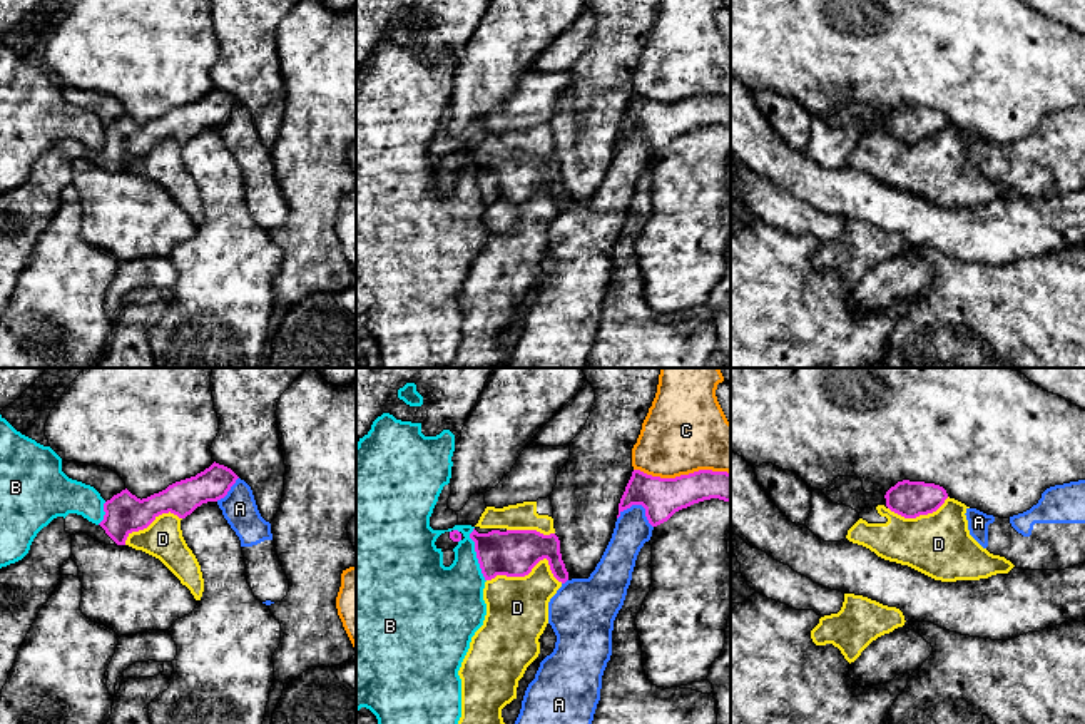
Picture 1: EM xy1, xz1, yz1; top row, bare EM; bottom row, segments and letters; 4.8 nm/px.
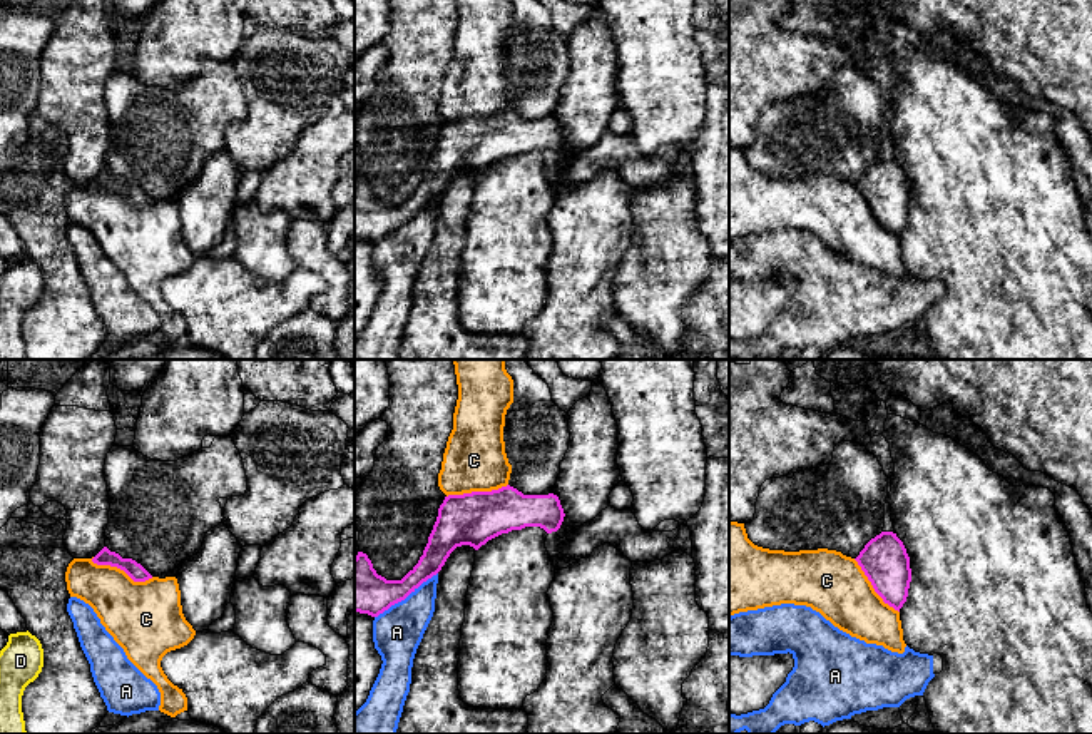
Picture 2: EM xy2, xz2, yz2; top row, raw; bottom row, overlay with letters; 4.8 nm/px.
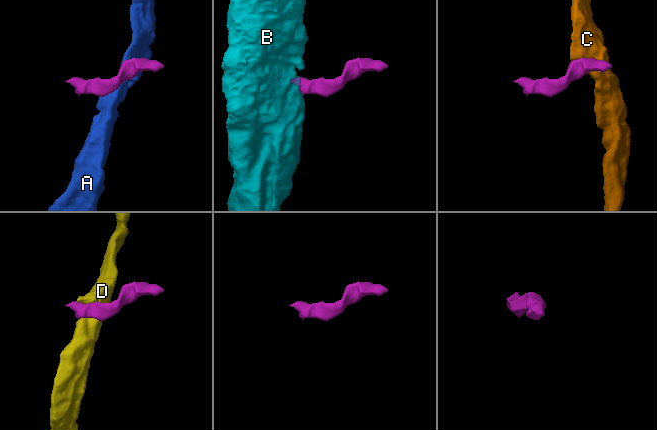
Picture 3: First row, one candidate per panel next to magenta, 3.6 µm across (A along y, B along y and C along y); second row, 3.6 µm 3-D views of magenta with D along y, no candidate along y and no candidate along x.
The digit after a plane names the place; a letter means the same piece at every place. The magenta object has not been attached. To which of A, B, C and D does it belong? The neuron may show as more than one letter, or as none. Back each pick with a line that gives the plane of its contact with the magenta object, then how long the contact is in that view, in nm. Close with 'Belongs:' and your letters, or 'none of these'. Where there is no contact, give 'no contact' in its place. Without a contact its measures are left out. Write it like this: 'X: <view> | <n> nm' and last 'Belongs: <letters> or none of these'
Belongs: none of these

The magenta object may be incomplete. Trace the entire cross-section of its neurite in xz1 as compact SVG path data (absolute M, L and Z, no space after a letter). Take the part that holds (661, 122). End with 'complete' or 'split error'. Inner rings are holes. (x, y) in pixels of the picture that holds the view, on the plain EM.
M634 95L619 129L619 140L642 130L652 152L694 129L719 124L731 127L731 99L699 95L675 104L660 104Z; complete

